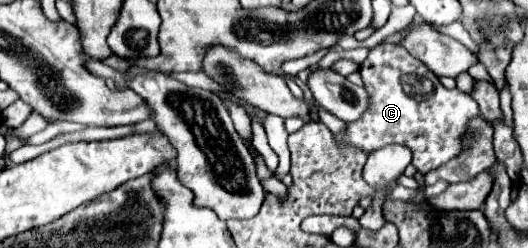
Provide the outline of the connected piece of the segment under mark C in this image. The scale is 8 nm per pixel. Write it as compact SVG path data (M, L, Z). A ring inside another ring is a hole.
M390 43L378 45L368 53L366 61L360 65L360 75L364 81L364 89L368 91L370 107L364 111L360 119L348 123L344 133L334 135L336 141L340 141L340 145L356 147L366 153L372 153L392 143L406 145L412 151L412 165L424 175L440 167L442 163L450 161L462 151L460 135L464 135L468 119L480 113L476 101L470 95L460 93L458 89L446 89L426 65L414 59L404 47ZM404 75L426 77L436 85L436 91L428 99L416 101L408 97L402 89L400 81Z

